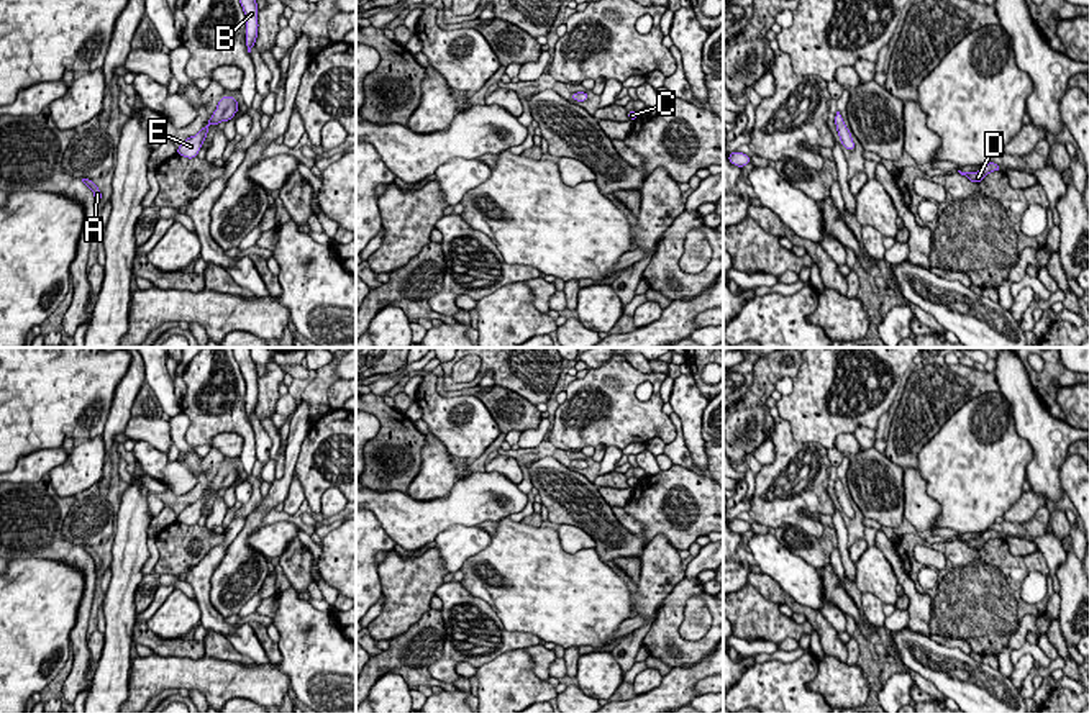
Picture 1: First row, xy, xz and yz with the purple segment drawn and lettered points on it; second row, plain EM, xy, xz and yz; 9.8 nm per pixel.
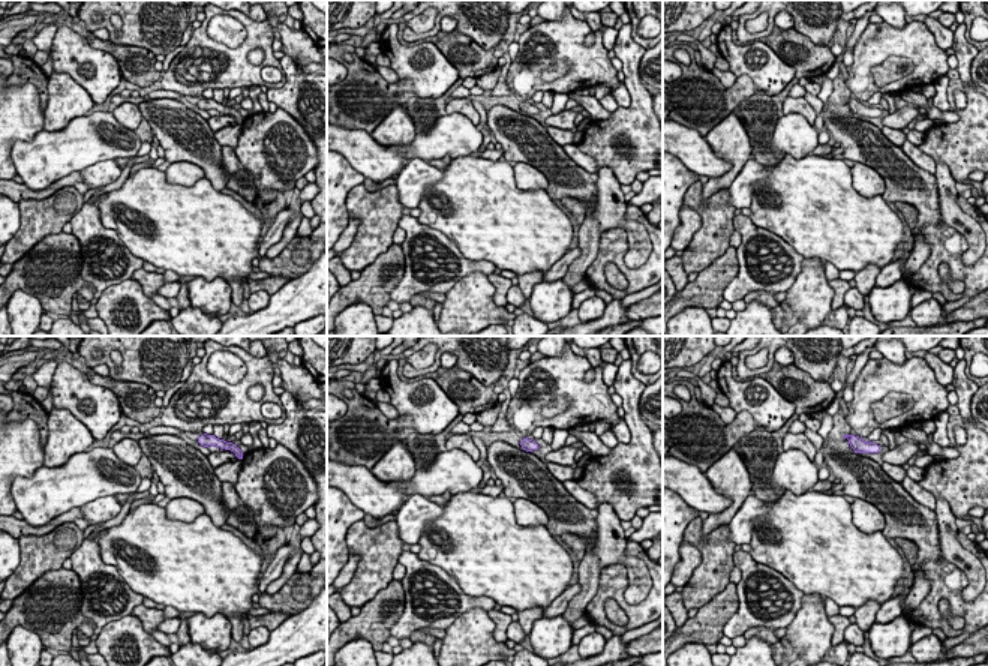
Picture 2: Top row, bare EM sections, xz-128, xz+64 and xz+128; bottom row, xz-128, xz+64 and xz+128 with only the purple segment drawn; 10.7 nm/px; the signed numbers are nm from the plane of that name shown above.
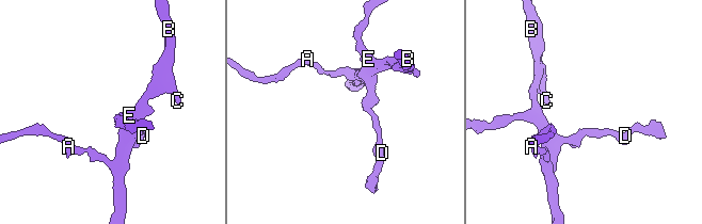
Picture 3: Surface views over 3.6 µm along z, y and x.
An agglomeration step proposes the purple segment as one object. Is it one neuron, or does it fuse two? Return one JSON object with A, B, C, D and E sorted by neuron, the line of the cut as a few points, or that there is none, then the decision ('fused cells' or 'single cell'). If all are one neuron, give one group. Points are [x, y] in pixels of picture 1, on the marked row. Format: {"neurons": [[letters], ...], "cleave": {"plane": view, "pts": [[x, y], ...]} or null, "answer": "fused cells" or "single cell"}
{"neurons": [["A", "B", "C", "D", "E"]], "cleave": null, "answer": "single cell"}

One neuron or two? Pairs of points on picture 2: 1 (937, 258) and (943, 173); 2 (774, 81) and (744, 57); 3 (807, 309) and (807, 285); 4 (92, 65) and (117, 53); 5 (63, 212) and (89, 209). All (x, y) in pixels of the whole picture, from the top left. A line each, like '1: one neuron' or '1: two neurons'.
1: two neurons
2: one neuron
3: one neuron
4: two neurons
5: two neurons

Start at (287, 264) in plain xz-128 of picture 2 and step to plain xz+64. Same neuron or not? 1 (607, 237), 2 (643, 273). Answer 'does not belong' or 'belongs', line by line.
1: belongs
2: belongs

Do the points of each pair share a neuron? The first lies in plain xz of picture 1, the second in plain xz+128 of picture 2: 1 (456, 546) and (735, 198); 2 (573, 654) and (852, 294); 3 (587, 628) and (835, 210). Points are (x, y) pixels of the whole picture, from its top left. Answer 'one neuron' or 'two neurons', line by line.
1: one neuron
2: two neurons
3: one neuron

